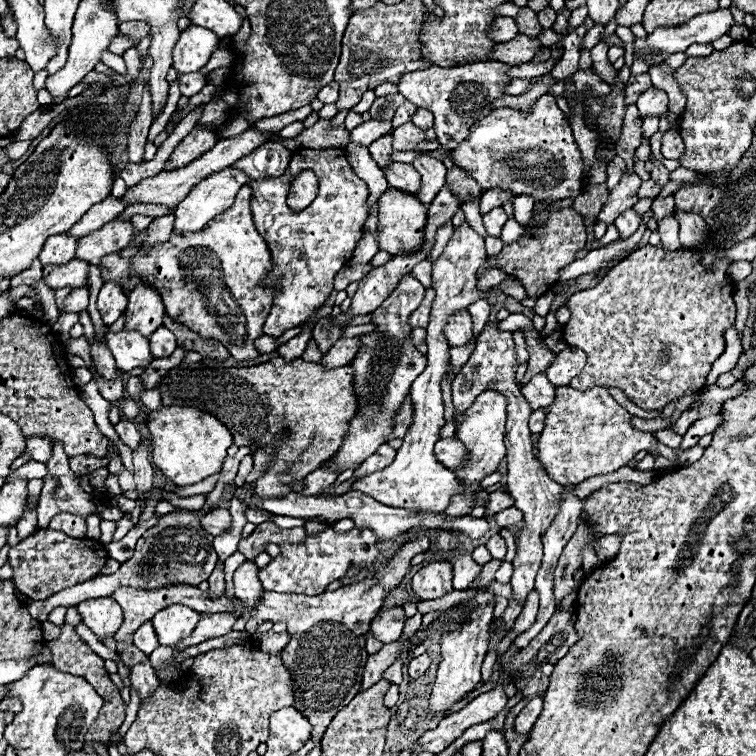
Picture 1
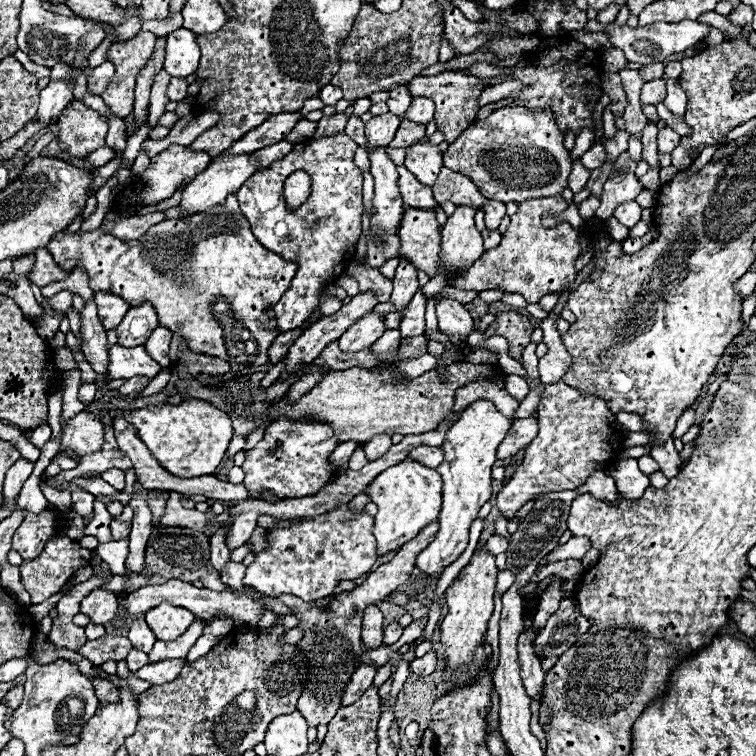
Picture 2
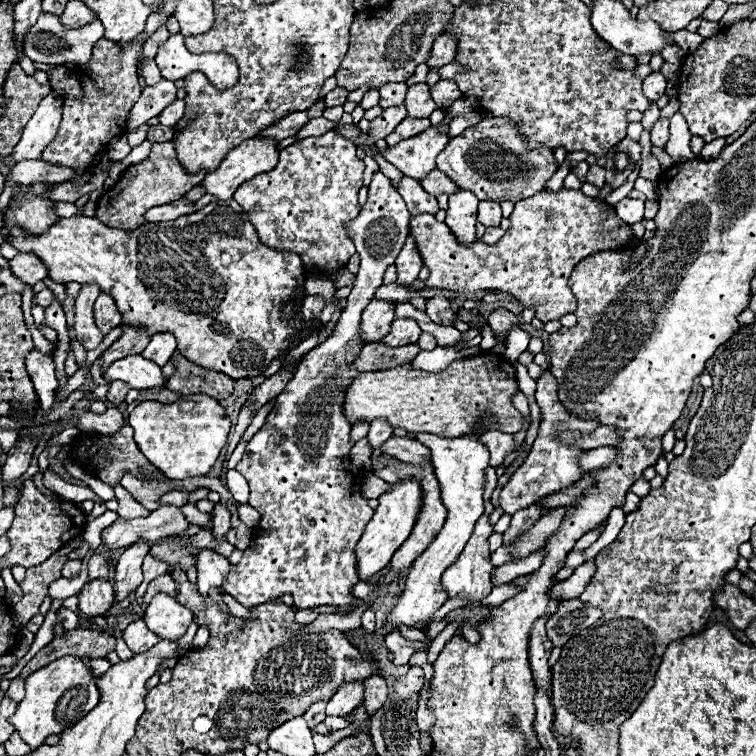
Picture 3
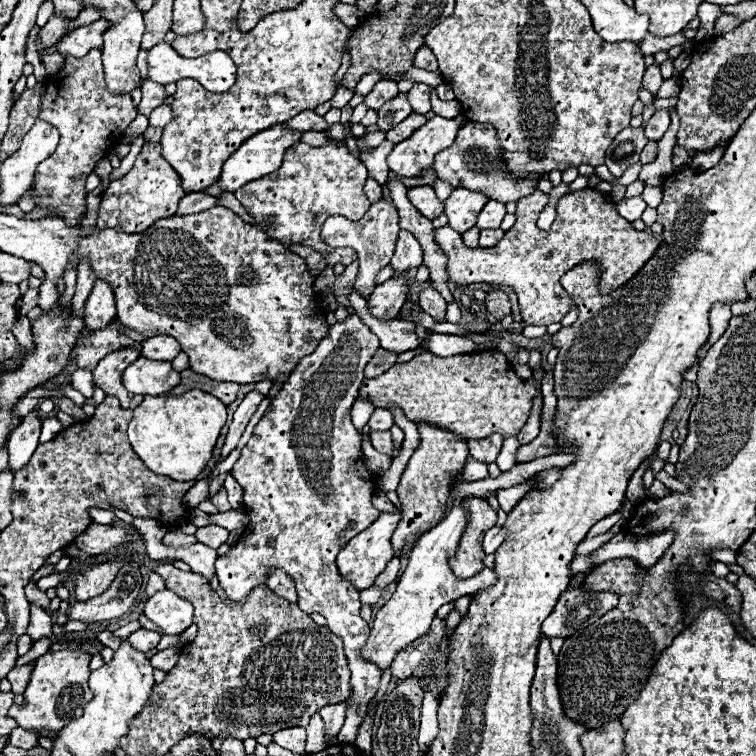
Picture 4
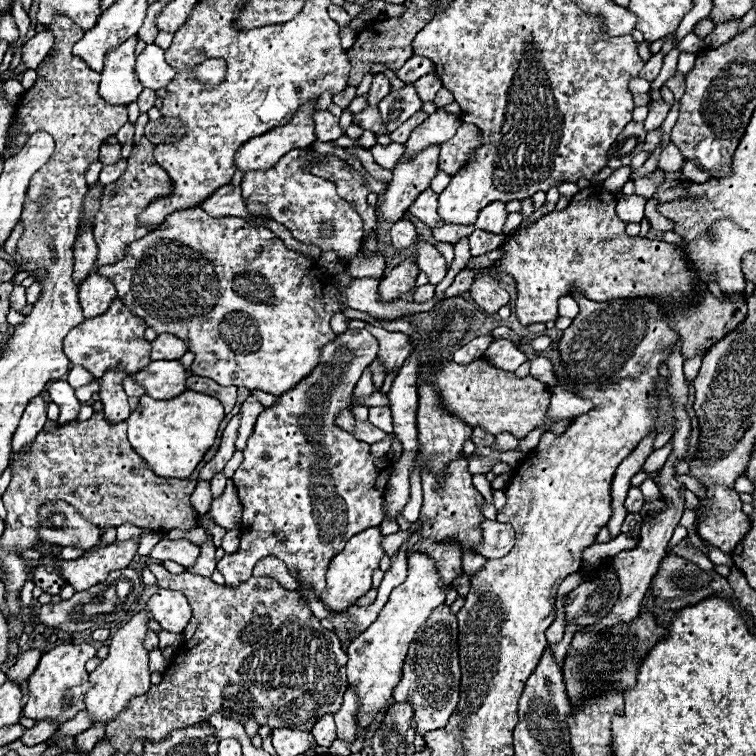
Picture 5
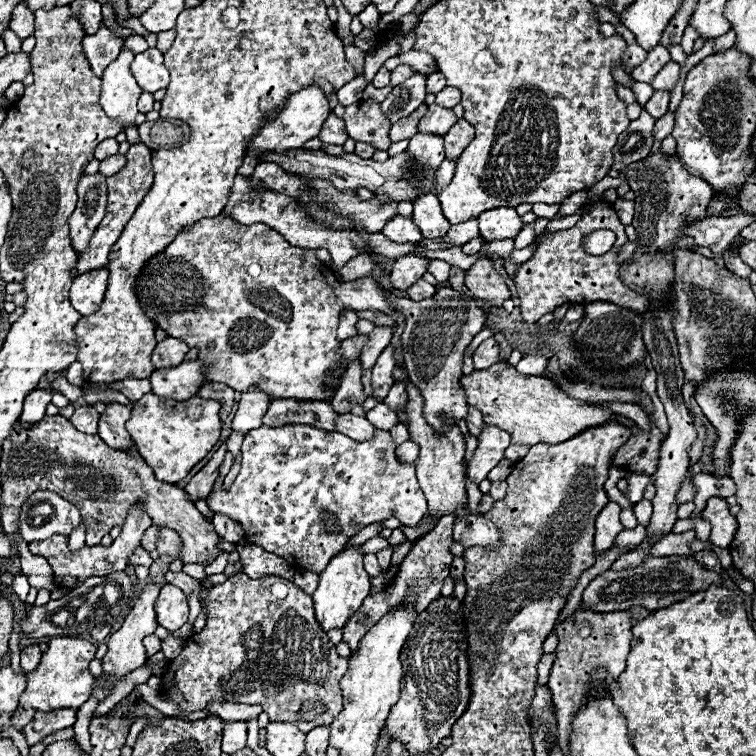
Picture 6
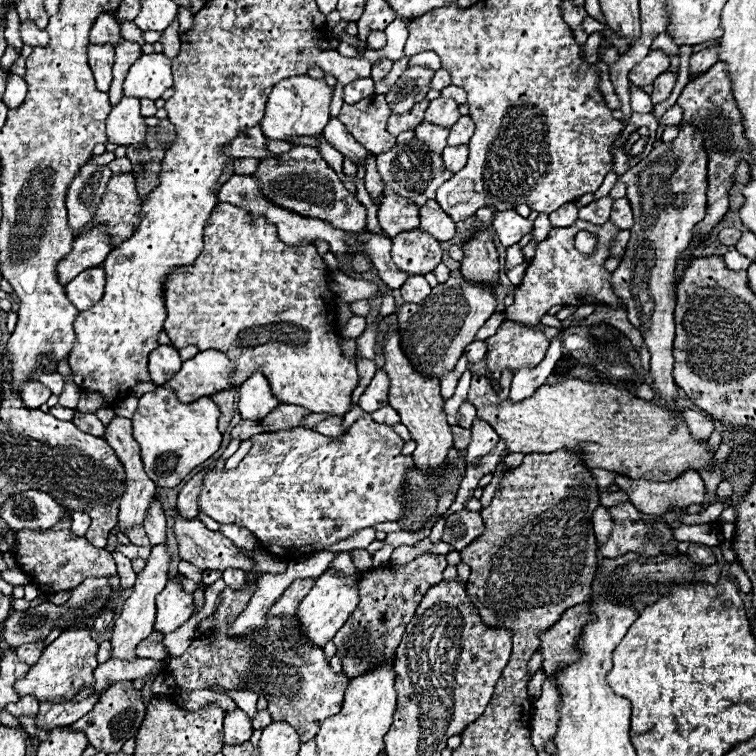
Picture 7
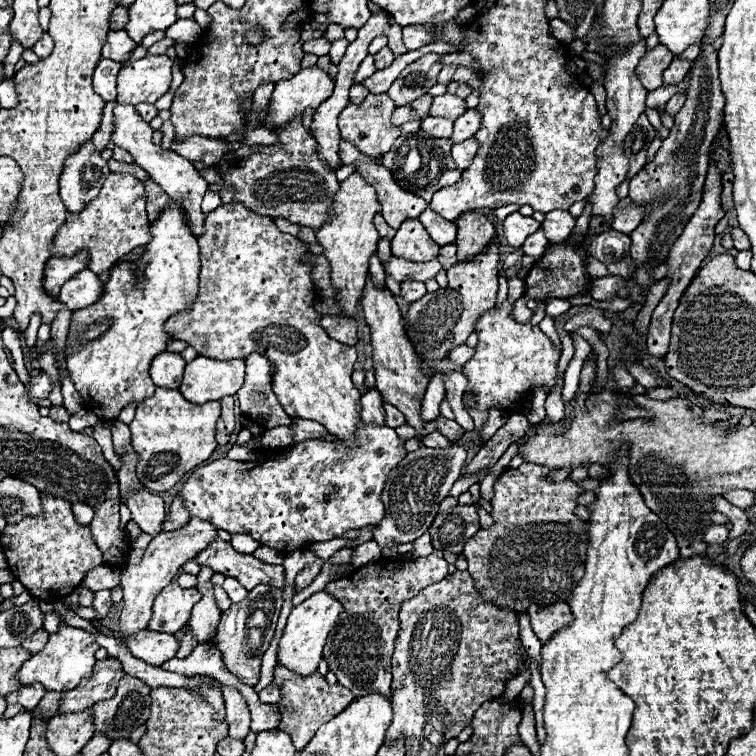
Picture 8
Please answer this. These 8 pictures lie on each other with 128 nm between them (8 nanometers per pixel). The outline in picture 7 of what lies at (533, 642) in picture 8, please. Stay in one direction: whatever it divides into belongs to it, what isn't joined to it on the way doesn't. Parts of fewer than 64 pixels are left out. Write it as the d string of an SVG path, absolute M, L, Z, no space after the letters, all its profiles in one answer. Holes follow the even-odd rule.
M546 678L542 684L542 696L534 702L534 716L532 716L532 744L536 750L544 750L546 742L552 742L560 722L560 694Z

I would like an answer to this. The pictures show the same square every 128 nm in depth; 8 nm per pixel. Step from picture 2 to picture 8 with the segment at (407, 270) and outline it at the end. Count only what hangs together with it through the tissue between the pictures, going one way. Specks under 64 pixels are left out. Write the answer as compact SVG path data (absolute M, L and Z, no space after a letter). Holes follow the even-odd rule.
M340 138L340 160L346 166L352 164L356 172L376 188L378 202L382 204L382 216L390 228L398 230L404 220L418 218L426 210L428 202L400 190L388 168L376 164L368 154L360 152L354 144L350 146L344 138Z

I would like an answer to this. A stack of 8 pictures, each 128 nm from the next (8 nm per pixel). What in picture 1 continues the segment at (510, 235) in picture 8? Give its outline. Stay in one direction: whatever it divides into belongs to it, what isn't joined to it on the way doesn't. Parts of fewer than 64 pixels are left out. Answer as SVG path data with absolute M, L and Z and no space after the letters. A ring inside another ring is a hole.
M492 208L488 214L484 214L484 226L490 236L500 236L506 220L508 220L508 216L506 216L504 208Z

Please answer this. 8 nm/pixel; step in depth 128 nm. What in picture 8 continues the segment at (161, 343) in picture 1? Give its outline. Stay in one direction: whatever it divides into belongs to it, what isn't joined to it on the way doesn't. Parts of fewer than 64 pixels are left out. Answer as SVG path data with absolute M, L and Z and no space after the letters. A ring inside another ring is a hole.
M174 352L158 354L150 364L150 376L160 388L178 388L186 360Z

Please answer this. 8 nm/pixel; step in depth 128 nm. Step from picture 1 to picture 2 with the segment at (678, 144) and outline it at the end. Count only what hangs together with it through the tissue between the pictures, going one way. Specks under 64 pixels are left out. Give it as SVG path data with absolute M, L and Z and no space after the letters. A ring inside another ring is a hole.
M664 128L658 132L658 150L662 154L670 154L680 144L680 134L676 134L670 128Z

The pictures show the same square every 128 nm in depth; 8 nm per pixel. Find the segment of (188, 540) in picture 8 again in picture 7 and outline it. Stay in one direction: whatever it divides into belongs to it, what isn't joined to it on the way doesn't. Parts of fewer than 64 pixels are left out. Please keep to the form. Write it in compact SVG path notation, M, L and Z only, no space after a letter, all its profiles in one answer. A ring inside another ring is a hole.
M164 544L160 546L154 546L152 548L152 554L148 558L148 564L146 568L140 572L140 576L136 578L136 584L134 584L134 592L132 596L126 600L124 604L124 610L120 614L120 618L116 620L114 624L114 630L112 630L112 658L116 660L136 660L136 646L140 644L140 640L148 638L148 634L154 632L154 618L156 618L156 608L154 608L154 600L156 596L160 594L160 590L164 590L166 586L166 572L168 572L168 548Z

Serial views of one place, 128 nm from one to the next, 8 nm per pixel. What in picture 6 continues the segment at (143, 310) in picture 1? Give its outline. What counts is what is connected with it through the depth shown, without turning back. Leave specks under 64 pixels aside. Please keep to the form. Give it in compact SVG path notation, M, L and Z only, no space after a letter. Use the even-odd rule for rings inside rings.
M108 402L104 414L100 416L100 426L98 426L98 434L100 438L104 438L104 442L108 442L108 446L116 446L116 448L132 448L132 440L128 438L128 432L124 428L124 424L130 418L130 408L118 402Z

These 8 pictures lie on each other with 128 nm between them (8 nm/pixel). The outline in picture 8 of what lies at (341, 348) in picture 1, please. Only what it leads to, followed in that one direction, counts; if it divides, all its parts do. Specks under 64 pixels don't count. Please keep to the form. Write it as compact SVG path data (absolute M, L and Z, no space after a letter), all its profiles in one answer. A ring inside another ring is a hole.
M418 218L404 222L392 238L392 256L404 258L408 262L430 262L438 258L440 246L428 238L424 226L420 226Z

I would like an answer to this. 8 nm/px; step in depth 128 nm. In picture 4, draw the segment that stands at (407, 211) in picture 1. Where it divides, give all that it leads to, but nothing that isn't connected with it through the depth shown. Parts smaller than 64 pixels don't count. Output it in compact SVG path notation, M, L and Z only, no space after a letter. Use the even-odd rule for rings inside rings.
M592 188L562 196L556 202L556 220L552 228L540 230L536 228L536 220L546 208L548 198L550 196L540 190L528 198L520 198L516 224L492 248L468 248L464 246L462 236L450 226L434 228L434 240L446 254L448 282L458 286L470 286L478 282L510 286L518 294L522 320L526 324L548 326L560 322L560 318L564 318L564 314L568 314L572 308L572 298L560 284L560 278L570 268L590 260L598 262L602 268L600 290L608 294L608 290L616 290L628 282L628 278L632 278L660 246L654 236L634 230L632 224L618 216L610 194L600 194Z

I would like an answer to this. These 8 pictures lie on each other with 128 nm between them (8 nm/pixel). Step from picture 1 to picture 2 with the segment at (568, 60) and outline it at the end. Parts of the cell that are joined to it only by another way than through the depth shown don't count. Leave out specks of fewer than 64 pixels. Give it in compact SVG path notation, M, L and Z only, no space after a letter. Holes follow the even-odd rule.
M588 20L584 26L586 32L606 32L610 34L610 40L614 42L616 48L620 48L626 54L628 62L634 64L654 64L654 62L664 62L668 56L672 54L680 54L690 46L696 46L698 42L702 42L708 32L710 26L702 24L698 20L684 20L684 22L654 22L650 26L638 26L638 28L630 28L630 26L616 26L614 22L608 26L600 26L596 20ZM506 80L506 82L500 82L496 86L488 86L480 94L480 106L492 104L492 102L498 102L498 100L504 100L508 94L512 94L516 90L522 90L522 88L524 88L524 84L522 82L516 82L516 80Z

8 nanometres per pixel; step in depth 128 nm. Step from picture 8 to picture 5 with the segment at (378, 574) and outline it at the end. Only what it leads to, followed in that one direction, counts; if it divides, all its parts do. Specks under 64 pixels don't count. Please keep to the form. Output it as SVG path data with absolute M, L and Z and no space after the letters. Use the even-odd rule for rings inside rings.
M422 538L418 544L414 544L412 550L424 550L426 554L432 554L432 560L436 562L436 568L440 570L444 582L452 582L456 576L462 574L462 552L456 544L436 544Z

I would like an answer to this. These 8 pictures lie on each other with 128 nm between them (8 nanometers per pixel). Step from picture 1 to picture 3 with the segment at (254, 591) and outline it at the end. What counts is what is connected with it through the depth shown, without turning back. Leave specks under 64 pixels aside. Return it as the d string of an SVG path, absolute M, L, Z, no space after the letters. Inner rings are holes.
M202 550L198 566L198 584L196 584L200 596L207 596L212 586L222 586L228 578L228 572L230 572L228 558L212 550ZM193 620L191 625L188 627L188 630L182 638L179 638L176 640L176 643L180 646L180 649L182 650L188 650L192 647L192 640L199 628L199 625L197 624L196 620Z

